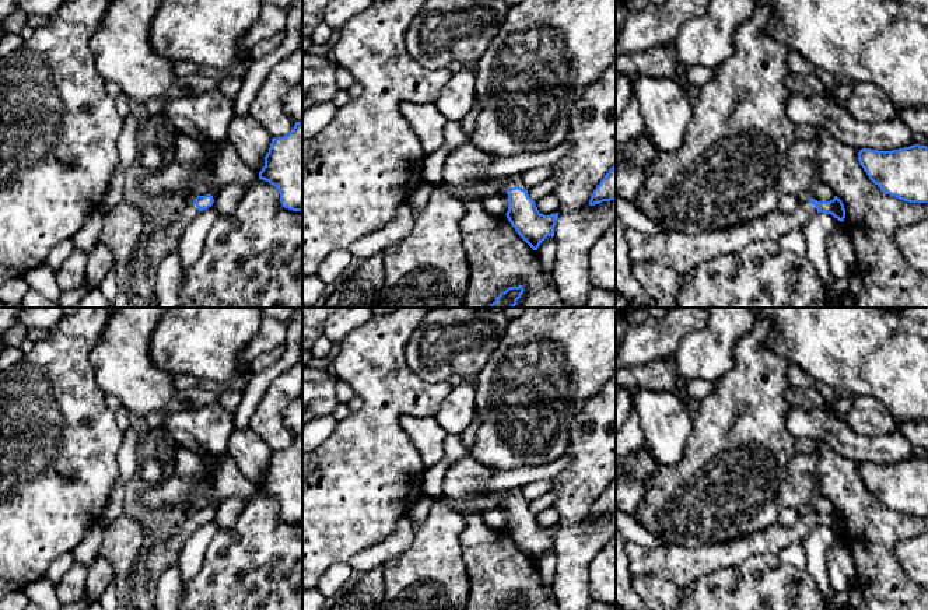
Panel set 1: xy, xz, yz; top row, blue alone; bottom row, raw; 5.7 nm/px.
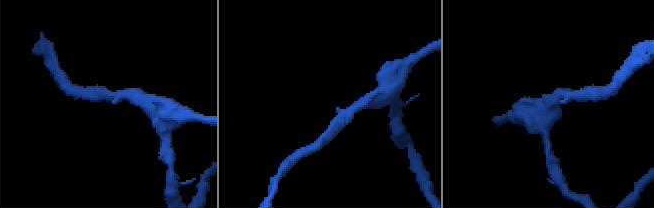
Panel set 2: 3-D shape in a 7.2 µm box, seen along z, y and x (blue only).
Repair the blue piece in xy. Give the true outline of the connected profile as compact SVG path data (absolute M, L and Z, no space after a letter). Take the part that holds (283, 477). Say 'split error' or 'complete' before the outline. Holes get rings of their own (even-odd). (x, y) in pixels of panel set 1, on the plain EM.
complete; M295 435L287 449L272 452L259 492L277 501L284 522L302 525L302 435Z

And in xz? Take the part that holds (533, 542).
split error; M508 491L501 498L508 508L507 532L519 550L533 562L537 564L547 550L554 550L554 540L558 526L540 527L536 516L529 511L528 504L519 499L519 491Z

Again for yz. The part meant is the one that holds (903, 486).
complete; M928 460L878 464L862 462L858 473L869 492L886 508L910 516L928 516Z

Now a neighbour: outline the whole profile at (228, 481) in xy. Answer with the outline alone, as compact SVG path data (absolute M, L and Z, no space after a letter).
M228 452L216 456L216 471L213 491L209 494L209 508L213 509L225 499L239 497L245 505L258 495L256 485L248 480L237 467Z

